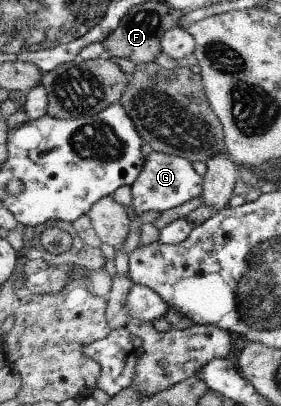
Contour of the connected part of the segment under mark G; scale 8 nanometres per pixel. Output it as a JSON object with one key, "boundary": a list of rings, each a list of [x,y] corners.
{"boundary":[[[150,152],[144,158],[141,171],[137,175],[137,179],[130,185],[133,214],[145,213],[145,211],[167,211],[171,207],[177,207],[186,201],[191,201],[191,198],[199,197],[202,192],[201,176],[199,176],[191,162],[186,159],[172,156],[166,153]]]}

